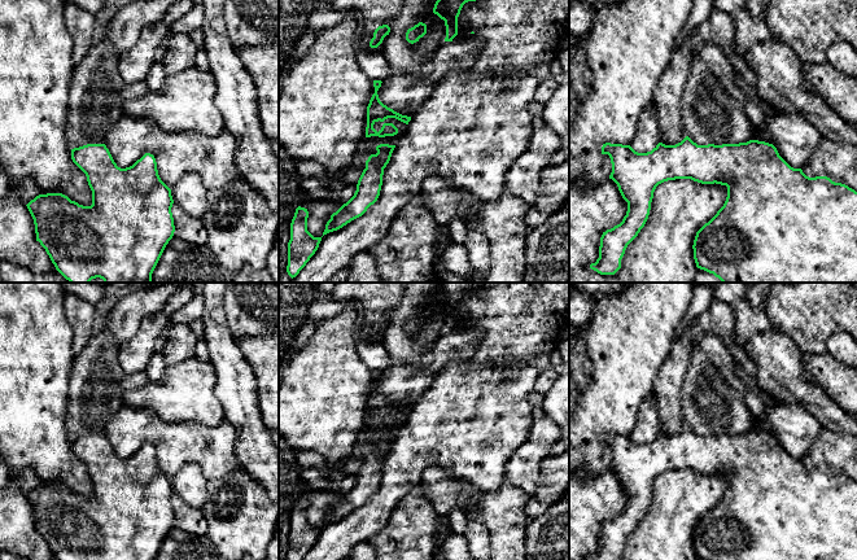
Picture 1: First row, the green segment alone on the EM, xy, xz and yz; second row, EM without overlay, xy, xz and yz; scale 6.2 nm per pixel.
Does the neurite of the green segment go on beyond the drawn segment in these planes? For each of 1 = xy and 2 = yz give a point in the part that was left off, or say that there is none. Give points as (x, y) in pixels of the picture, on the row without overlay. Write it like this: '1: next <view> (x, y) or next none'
1: next none
2: next none

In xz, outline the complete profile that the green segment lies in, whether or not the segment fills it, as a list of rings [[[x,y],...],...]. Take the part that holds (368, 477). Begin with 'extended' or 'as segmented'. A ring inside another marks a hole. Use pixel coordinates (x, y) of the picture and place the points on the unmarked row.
as segmented; [[[389,434],[376,437],[377,443],[371,445],[366,451],[366,459],[358,471],[354,486],[331,506],[323,526],[362,507],[377,491],[382,476],[384,459],[389,454],[394,438],[395,436]]]

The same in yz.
as segmented; [[[686,426],[681,433],[675,436],[665,436],[659,433],[651,442],[638,443],[630,436],[611,434],[605,433],[602,437],[602,445],[608,445],[612,454],[612,463],[609,469],[612,469],[622,486],[628,493],[628,502],[622,512],[611,520],[603,522],[600,528],[599,548],[595,554],[590,555],[591,560],[620,560],[621,550],[625,544],[628,535],[638,526],[640,520],[644,517],[653,489],[653,482],[656,477],[668,471],[675,469],[691,469],[701,474],[721,474],[727,477],[727,487],[723,496],[717,502],[717,504],[705,513],[698,522],[694,530],[694,550],[696,557],[700,560],[857,560],[857,482],[845,474],[835,473],[827,467],[806,467],[801,459],[791,458],[778,443],[773,434],[749,430],[747,433],[739,434],[722,434],[722,436],[698,436],[688,426]]]

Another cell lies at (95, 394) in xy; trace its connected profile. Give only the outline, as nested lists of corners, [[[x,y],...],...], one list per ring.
[[[110,314],[102,328],[93,333],[80,354],[75,355],[67,389],[66,429],[71,439],[87,434],[105,434],[108,421],[124,407],[121,380],[126,372],[119,366],[119,344],[108,329]]]

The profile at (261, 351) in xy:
[[[279,333],[236,338],[257,380],[262,421],[279,452]]]

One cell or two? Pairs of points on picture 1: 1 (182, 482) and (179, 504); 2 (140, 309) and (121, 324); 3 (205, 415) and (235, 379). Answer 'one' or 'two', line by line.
1: two
2: one
3: two

